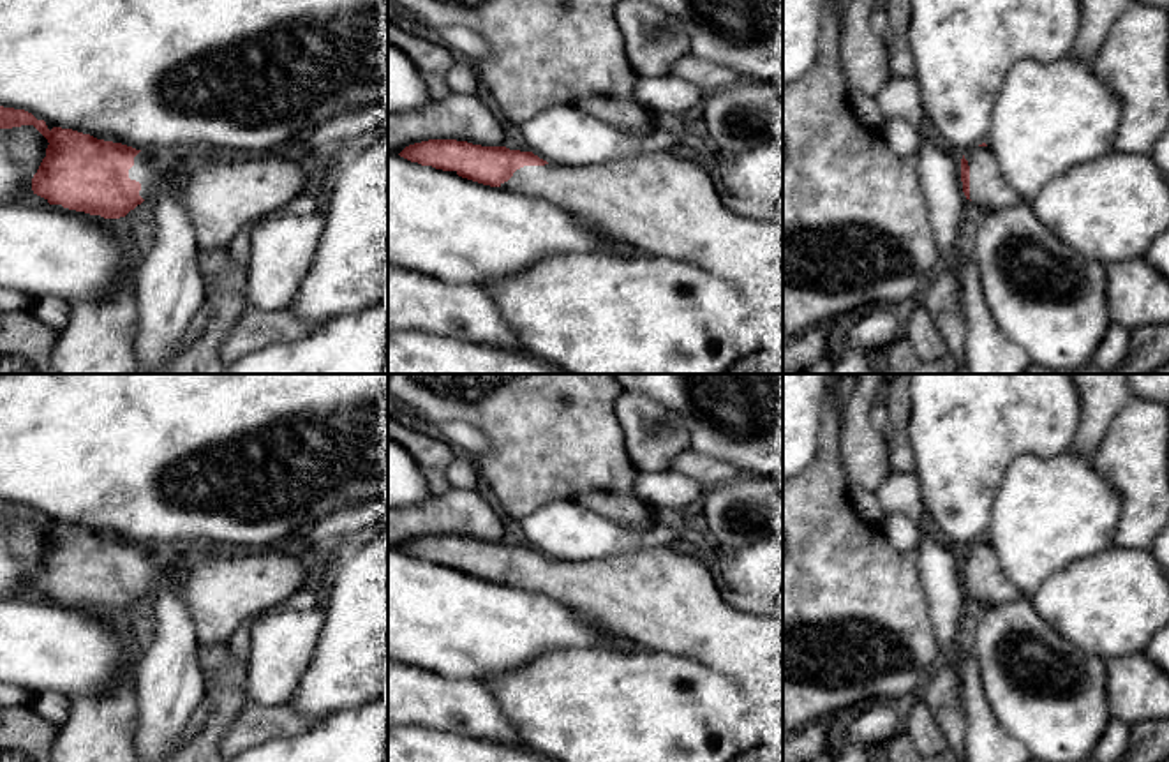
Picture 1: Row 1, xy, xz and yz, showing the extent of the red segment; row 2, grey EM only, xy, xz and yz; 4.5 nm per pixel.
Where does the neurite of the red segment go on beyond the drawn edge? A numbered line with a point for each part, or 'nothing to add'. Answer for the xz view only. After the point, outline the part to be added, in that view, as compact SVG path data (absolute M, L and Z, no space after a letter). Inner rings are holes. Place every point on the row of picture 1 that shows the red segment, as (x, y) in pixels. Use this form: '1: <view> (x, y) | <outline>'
1: xz (662, 203) | M682 150L596 166L524 166L501 189L557 203L638 252L684 261L733 284L758 312L762 349L783 347L783 228L730 212L714 189L714 176Z

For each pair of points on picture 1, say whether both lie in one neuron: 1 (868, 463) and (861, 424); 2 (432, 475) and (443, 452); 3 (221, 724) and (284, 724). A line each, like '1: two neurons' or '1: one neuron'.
1: one neuron
2: one neuron
3: two neurons

